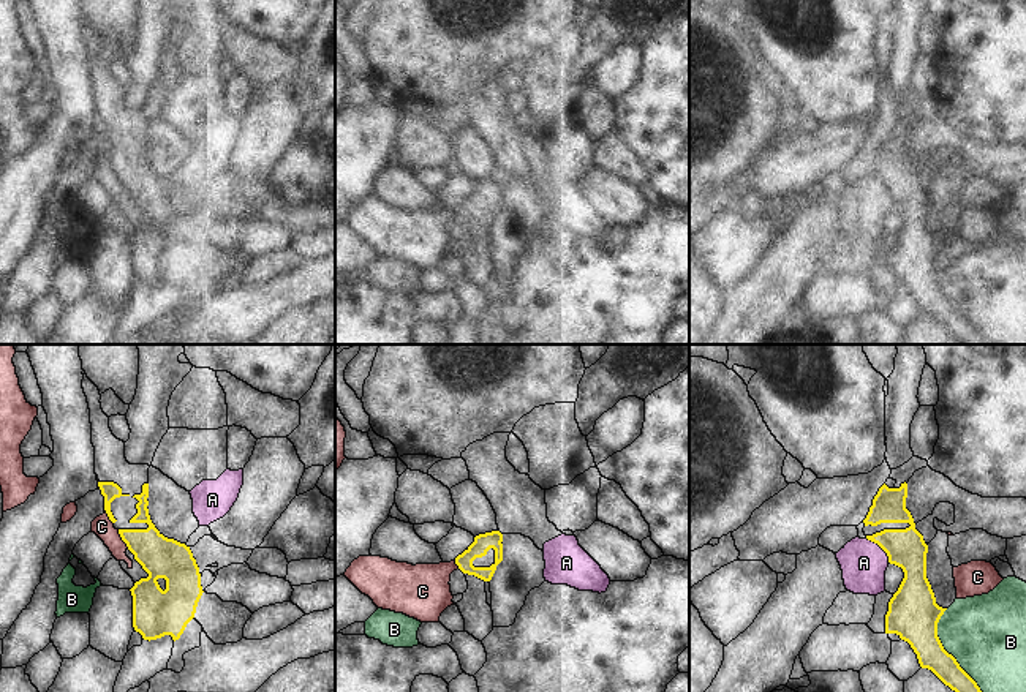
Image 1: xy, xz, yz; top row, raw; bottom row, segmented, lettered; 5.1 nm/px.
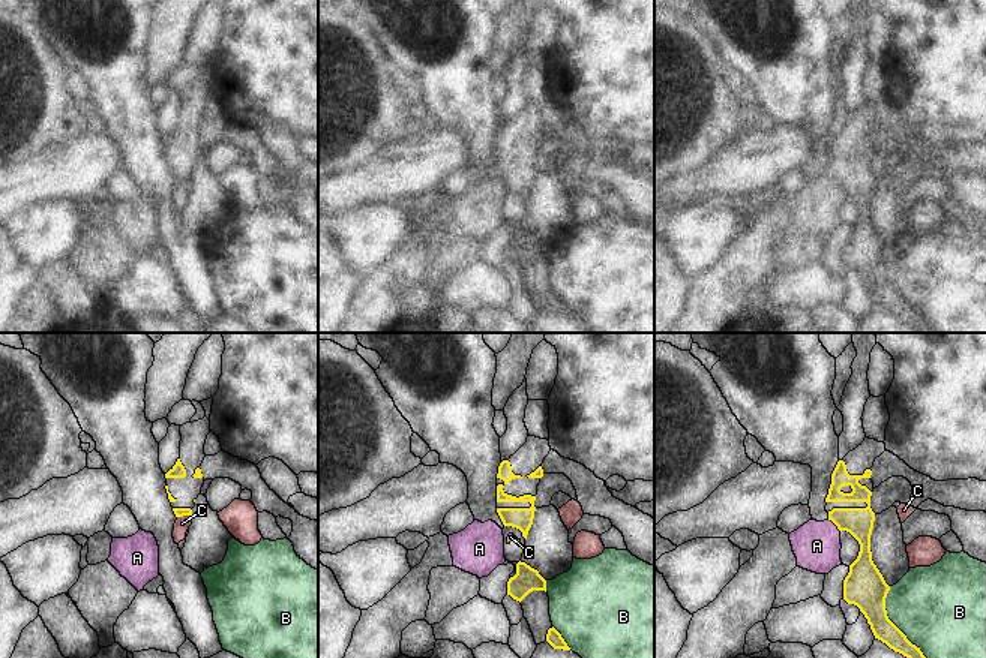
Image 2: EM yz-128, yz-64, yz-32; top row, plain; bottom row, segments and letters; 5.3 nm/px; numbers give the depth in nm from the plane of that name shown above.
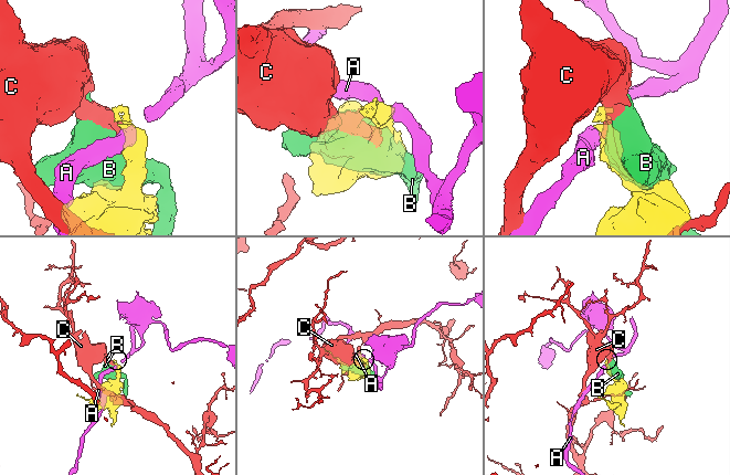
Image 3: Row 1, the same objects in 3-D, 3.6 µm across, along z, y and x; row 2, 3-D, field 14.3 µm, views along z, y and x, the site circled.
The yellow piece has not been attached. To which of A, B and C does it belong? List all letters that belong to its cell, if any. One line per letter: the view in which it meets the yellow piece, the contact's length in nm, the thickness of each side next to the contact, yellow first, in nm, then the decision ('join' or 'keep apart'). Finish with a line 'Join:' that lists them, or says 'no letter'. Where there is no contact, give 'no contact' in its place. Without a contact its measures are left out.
A: yz | 170 nm | 200/240 nm | keep apart
B: yz | 500 nm | 220/400 nm | keep apart
C: xy | 110 nm | 200/100 nm | keep apart
Join: no letter

